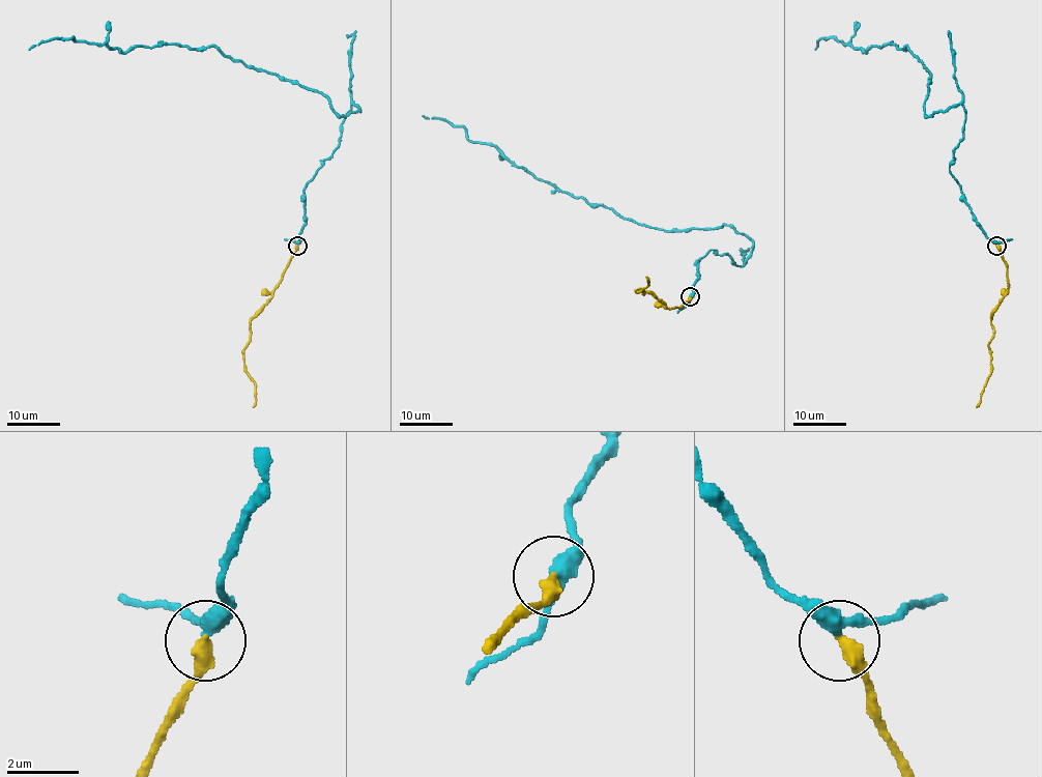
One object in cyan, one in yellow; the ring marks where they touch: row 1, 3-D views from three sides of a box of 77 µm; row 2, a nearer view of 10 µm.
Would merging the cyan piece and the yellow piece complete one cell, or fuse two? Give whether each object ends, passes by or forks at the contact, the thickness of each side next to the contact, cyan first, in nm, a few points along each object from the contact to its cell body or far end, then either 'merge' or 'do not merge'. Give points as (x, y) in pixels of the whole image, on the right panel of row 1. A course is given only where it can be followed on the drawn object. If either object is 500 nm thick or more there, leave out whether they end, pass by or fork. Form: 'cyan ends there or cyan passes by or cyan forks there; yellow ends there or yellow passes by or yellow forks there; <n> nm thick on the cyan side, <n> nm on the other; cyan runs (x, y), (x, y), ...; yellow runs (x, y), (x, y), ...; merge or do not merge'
cyan passes by; yellow ends there; 340 nm thick on the cyan side, 460 nm on the other; cyan runs (996, 245), (950, 171), (965, 109), (924, 113), (931, 75), (906, 46), (865, 51), (826, 38), (815, 50); yellow runs (996, 246), (1007, 267), (1007, 293), (991, 316), (994, 336), (989, 344), (990, 370), (981, 402), (976, 407); do not merge

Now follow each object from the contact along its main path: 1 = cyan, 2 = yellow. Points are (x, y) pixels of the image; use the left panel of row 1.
1: (297, 245), (304, 188), (358, 108), (337, 113), (321, 93), (209, 46), (121, 51), (59, 38), (29, 50)
2: (297, 246), (273, 293), (250, 321), (250, 336), (243, 350), (244, 370), (255, 386), (253, 407)

